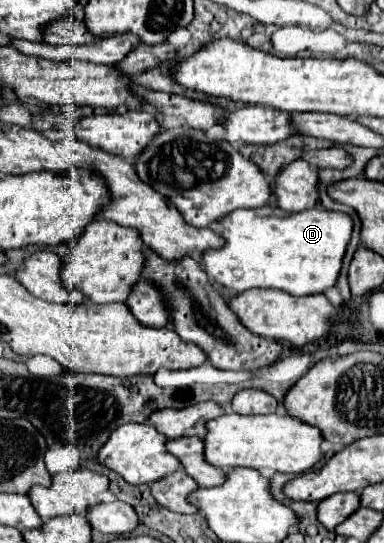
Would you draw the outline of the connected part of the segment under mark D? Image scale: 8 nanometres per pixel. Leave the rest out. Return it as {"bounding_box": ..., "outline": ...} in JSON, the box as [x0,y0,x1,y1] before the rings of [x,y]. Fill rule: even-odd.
{"bounding_box":[202,206,352,296],"outline":[[[274,206],[256,210],[234,210],[218,220],[224,246],[206,250],[202,264],[208,276],[234,294],[248,288],[278,288],[294,296],[320,294],[336,284],[342,256],[350,242],[352,218],[344,212],[312,208],[284,212]]]}

